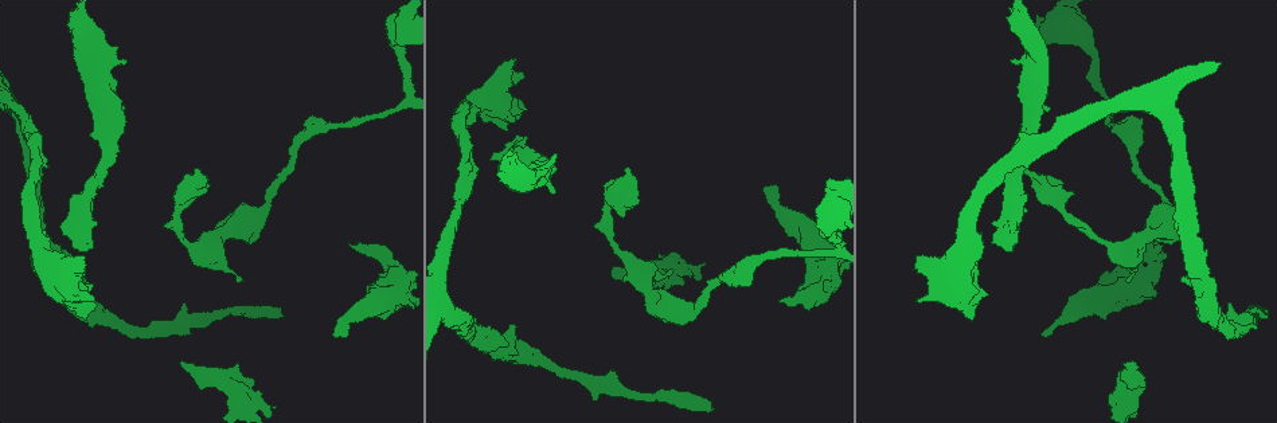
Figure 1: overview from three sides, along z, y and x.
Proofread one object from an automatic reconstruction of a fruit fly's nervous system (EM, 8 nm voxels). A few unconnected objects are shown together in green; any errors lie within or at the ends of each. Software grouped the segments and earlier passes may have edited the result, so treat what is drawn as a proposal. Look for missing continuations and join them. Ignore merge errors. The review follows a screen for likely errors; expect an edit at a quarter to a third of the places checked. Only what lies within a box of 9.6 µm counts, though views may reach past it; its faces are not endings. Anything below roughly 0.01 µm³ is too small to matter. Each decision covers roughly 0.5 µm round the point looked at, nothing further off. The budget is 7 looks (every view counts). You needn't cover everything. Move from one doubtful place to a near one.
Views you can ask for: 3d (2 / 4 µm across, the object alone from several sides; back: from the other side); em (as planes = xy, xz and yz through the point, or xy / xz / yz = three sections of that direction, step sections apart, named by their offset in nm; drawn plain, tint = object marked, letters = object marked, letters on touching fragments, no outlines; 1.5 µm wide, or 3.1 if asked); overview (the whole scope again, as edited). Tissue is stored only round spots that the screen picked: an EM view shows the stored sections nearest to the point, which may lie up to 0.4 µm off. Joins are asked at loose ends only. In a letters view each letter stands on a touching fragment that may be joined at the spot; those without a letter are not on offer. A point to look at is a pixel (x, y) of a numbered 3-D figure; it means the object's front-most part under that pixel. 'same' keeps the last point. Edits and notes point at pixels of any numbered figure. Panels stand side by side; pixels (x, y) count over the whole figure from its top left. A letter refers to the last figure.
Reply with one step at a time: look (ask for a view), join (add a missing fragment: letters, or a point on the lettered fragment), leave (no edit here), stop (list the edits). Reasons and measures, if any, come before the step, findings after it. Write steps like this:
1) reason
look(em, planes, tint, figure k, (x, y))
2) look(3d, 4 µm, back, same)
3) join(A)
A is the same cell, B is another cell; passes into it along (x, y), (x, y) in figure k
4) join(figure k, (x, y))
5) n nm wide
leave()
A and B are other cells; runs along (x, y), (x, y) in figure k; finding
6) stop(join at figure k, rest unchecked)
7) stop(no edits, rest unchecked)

branch stops here
look(em, planes, tint, figure 1, (38, 135))

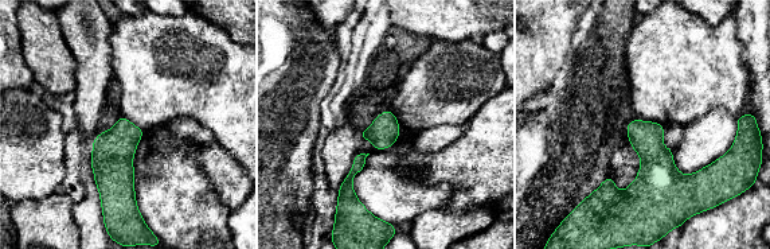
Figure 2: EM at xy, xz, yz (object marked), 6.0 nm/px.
look(em, planes, letters, same)

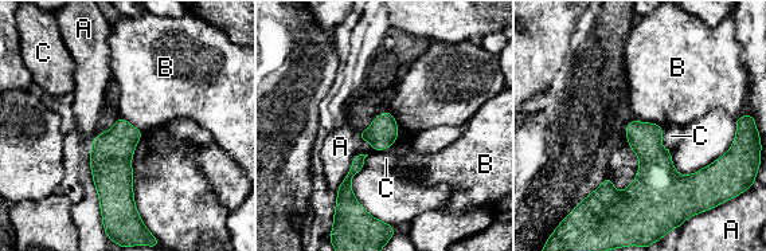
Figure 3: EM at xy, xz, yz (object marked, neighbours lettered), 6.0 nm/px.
180 nm wide
leave()
A, B and C are other cells; border along (633, 120), (653, 122), (661, 128) in figure 3; no lettered fragment goes on from it

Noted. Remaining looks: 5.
thin end
look(em, xz, step 4, tint, figure 1, (551, 156))

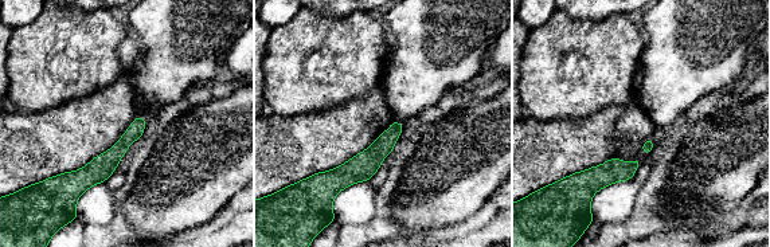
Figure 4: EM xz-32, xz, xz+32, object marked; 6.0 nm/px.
another direction
look(em, yz, step 4, letters, same)

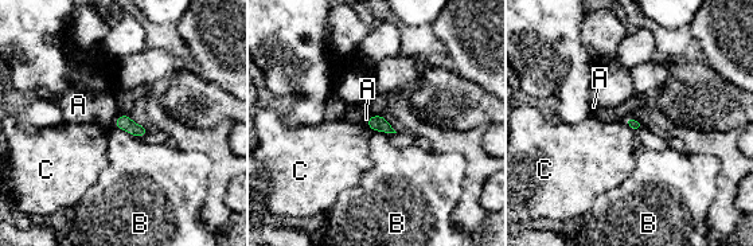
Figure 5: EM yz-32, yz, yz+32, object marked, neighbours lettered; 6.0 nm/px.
leave()
A, B and C are other cells; border along (120, 114), (113, 127) in figure 5; no lettered fragment goes on from it

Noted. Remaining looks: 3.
an open end
look(em, planes, letters, figure 1, (711, 410))

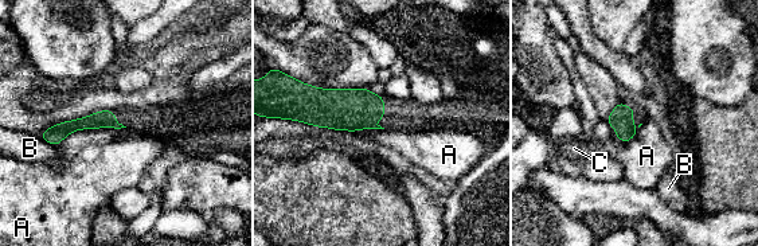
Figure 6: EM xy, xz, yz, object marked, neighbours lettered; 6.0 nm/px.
leave()
A, B and C are other cells; runs along (112, 117), (46, 135) in figure 6; no lettered fragment goes on from it

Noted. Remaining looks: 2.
stop(no edits, rest unchecked)

